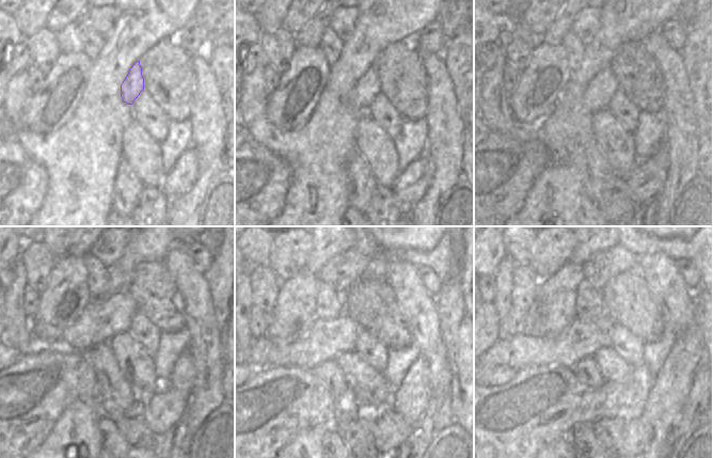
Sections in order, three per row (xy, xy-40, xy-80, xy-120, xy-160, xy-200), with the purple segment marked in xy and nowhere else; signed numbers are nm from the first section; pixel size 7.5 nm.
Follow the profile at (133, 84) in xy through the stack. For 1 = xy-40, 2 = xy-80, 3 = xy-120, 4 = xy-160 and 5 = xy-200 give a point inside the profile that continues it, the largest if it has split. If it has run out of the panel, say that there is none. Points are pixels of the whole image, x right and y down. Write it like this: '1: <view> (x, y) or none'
1: xy-40 (367, 87)
2: xy-80 (600, 90)
3: xy-120 (114, 332)
4: xy-160 (350, 333)
5: xy-200 (581, 338)

